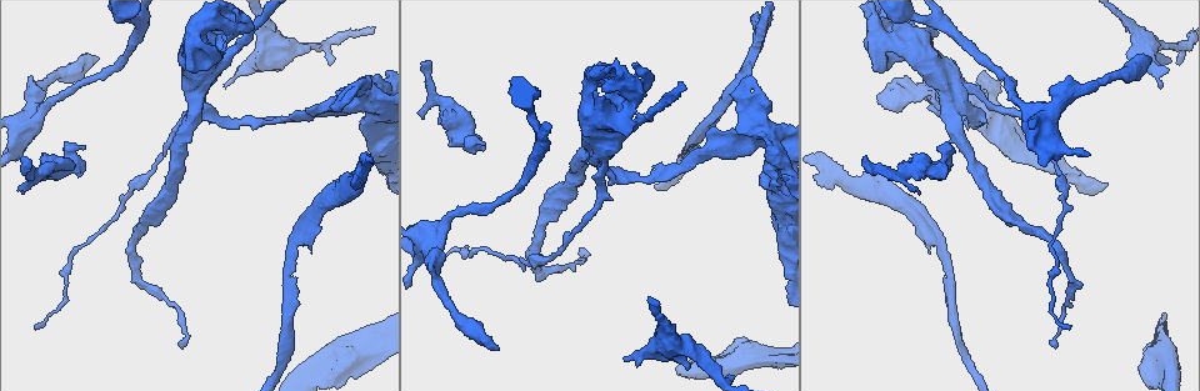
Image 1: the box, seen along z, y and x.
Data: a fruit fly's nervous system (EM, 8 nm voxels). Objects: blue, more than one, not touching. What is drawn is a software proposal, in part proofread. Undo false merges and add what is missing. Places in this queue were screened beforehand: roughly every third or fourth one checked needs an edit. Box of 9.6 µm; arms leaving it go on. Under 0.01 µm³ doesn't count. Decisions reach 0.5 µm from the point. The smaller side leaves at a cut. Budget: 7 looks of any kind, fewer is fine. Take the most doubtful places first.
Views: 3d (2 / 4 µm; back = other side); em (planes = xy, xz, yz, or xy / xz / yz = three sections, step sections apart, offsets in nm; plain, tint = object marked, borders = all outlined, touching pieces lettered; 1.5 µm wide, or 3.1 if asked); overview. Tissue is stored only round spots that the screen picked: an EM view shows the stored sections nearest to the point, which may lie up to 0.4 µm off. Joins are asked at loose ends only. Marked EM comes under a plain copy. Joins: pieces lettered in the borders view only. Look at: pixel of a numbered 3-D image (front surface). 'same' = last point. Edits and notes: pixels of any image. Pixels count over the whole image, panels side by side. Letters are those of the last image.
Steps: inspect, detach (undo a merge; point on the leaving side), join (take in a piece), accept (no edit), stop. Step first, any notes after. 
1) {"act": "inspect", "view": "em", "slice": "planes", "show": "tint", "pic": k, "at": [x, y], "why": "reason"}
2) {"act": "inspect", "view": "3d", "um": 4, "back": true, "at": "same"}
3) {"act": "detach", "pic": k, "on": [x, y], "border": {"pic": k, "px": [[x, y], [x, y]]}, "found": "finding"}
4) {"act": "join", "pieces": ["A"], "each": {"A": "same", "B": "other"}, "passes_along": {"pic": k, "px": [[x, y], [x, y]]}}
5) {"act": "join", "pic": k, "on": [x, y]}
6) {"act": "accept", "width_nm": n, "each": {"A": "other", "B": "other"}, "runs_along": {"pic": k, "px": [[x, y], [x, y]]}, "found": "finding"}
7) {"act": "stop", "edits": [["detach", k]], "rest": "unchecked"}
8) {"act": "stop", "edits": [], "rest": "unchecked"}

{"act": "inspect", "view": "em", "slice": "planes", "show": "borders", "pic": 1, "at": [98, 60], "why": "long arm stops here"}

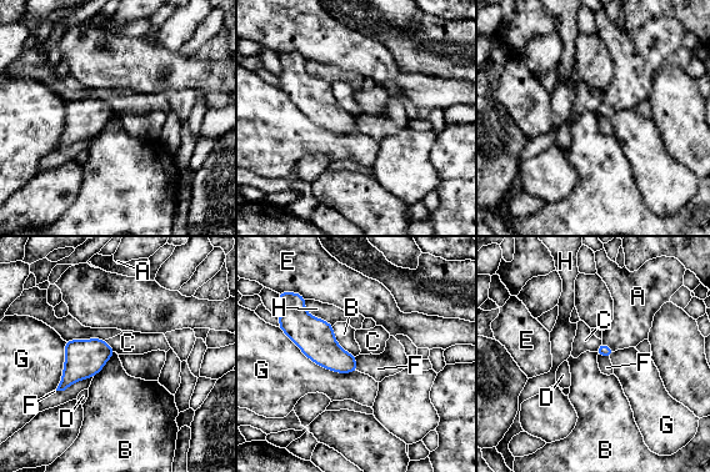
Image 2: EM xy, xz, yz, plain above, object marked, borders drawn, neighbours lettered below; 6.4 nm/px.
{"act": "join", "pieces": ["A"], "each": {"A": "same", "B": "other", "C": "other", "D": "other", "E": "other", "F": "other", "G": "other", "H": "other"}, "passes_along": {"pic": 2, "px": [[603, 350], [608, 346], [633, 316]]}, "found": "it goes on there"}

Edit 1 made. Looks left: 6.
{"act": "inspect", "view": "overview"}

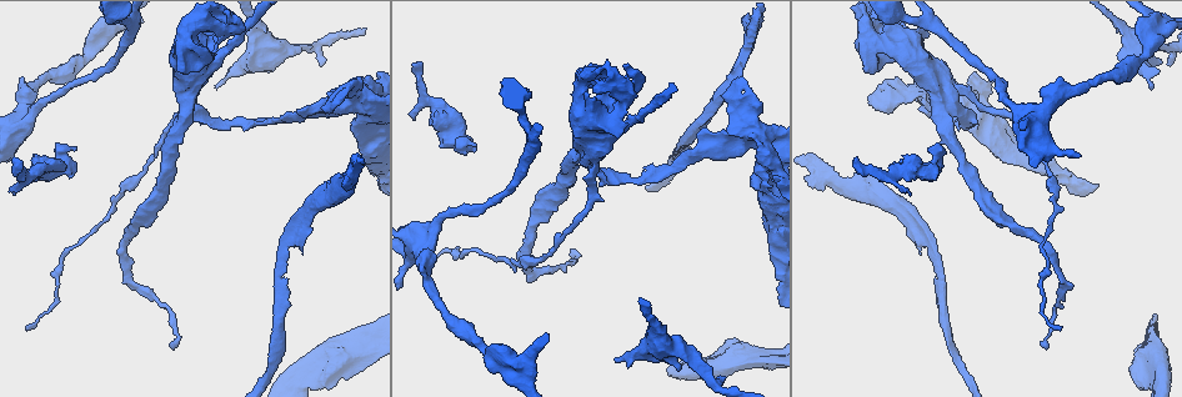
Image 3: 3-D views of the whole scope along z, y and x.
{"act": "inspect", "view": "em", "slice": "planes", "show": "borders", "pic": 3, "at": [618, 358], "why": "free end"}

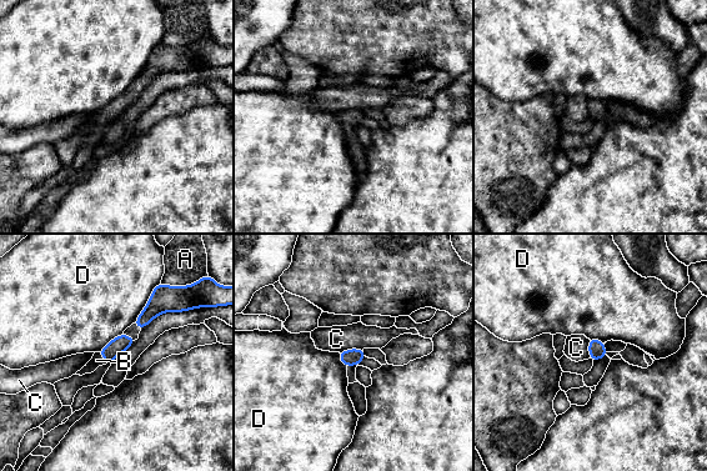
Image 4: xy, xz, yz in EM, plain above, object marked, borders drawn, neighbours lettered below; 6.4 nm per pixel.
{"act": "join", "pieces": ["B"], "longest_contact_nm": ["D", 320], "each": {"A": "other", "B": "same", "C": "other", "D": "other"}, "found": "it goes on there"}

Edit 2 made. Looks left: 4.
{"act": "inspect", "view": "overview"}

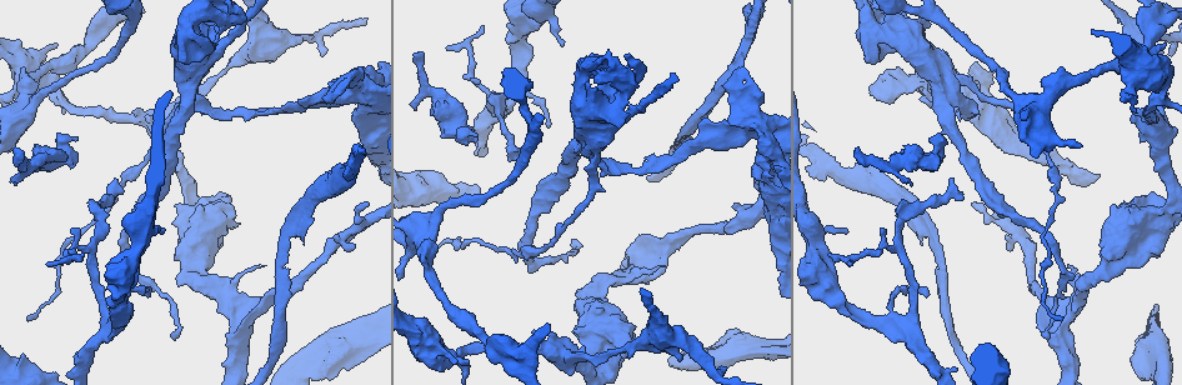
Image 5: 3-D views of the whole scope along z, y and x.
{"act": "inspect", "view": "3d", "um": 4, "pic": 5, "at": [873, 83], "why": "sharp bend"}

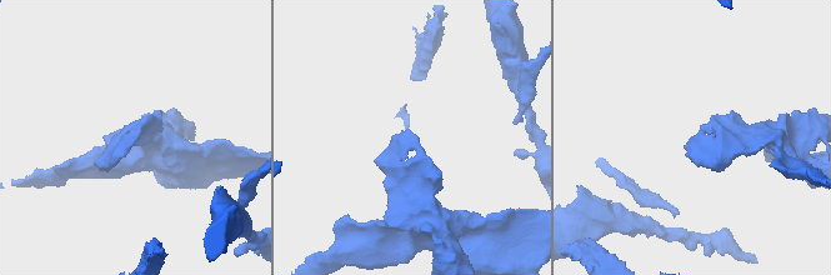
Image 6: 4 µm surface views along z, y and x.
{"act": "inspect", "view": "em", "slice": "planes", "show": "borders", "pic": 6, "at": [412, 141], "why": "need the tissue"}

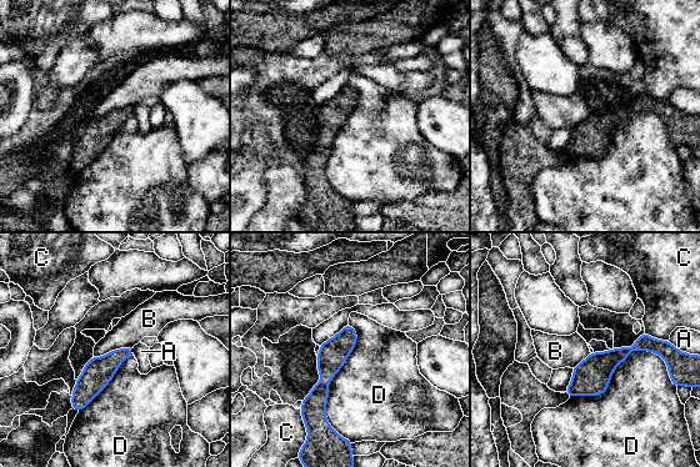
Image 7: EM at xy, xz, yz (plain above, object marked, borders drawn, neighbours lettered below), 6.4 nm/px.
{"act": "accept", "each": {"A": "other", "B": "other", "C": "other", "D": "other"}, "border": {"pic": 7, "px": [[668, 365], [570, 397]]}, "found": "continuous, no second cell"}

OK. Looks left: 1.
{"act": "stop", "edits": [["join", 2], ["join", 4]], "rest": "unchecked"}

